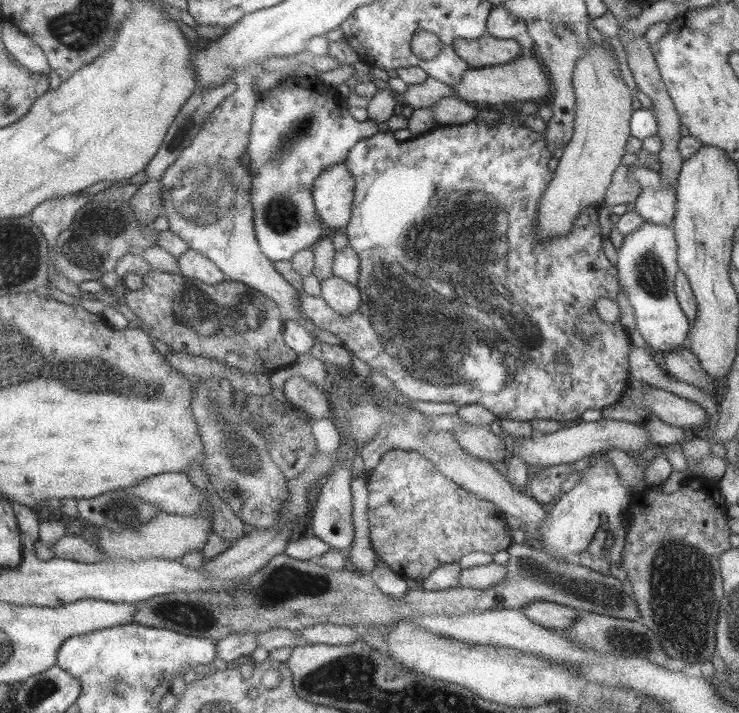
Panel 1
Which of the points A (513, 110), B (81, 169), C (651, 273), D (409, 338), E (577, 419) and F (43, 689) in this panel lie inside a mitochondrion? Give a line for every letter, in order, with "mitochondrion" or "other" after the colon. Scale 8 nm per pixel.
A: other
B: other
C: mitochondrion
D: mitochondrion
E: other
F: mitochondrion

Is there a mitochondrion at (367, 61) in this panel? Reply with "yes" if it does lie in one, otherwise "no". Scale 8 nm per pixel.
no

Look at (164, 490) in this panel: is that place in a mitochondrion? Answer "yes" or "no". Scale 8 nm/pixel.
no

